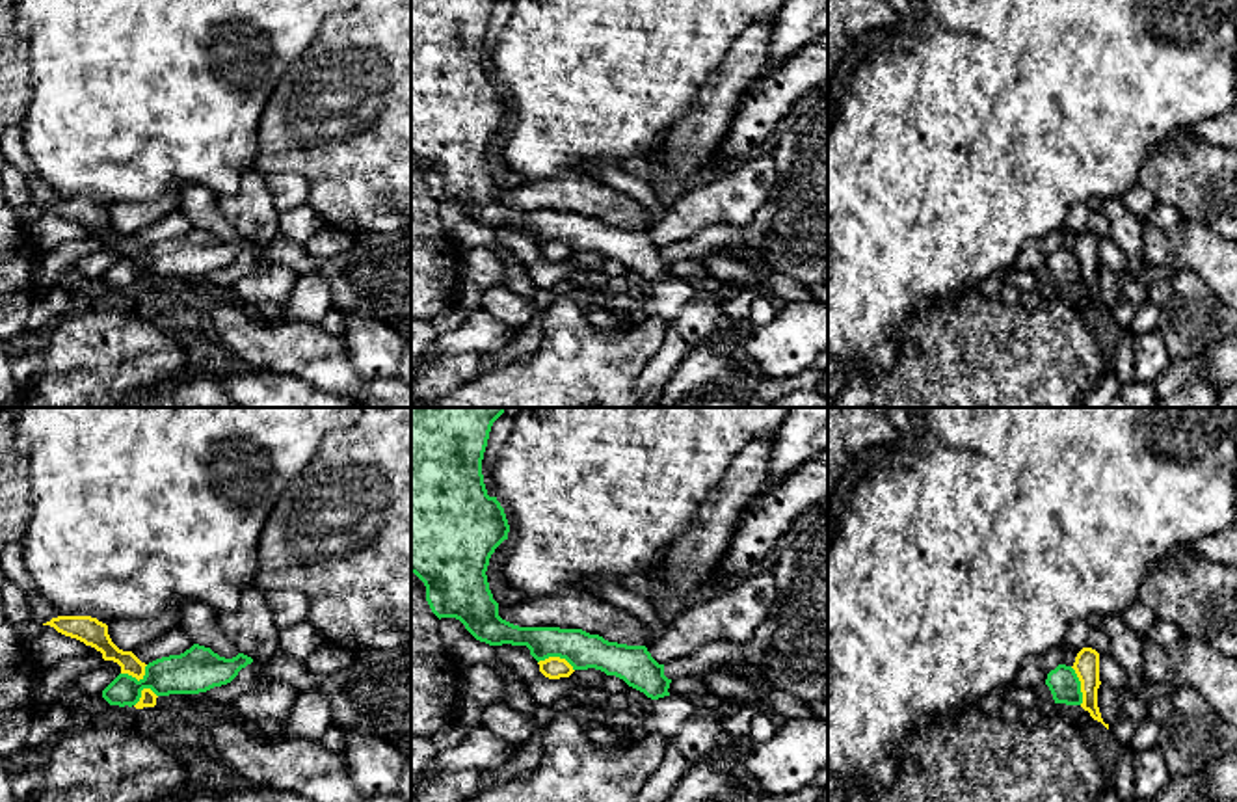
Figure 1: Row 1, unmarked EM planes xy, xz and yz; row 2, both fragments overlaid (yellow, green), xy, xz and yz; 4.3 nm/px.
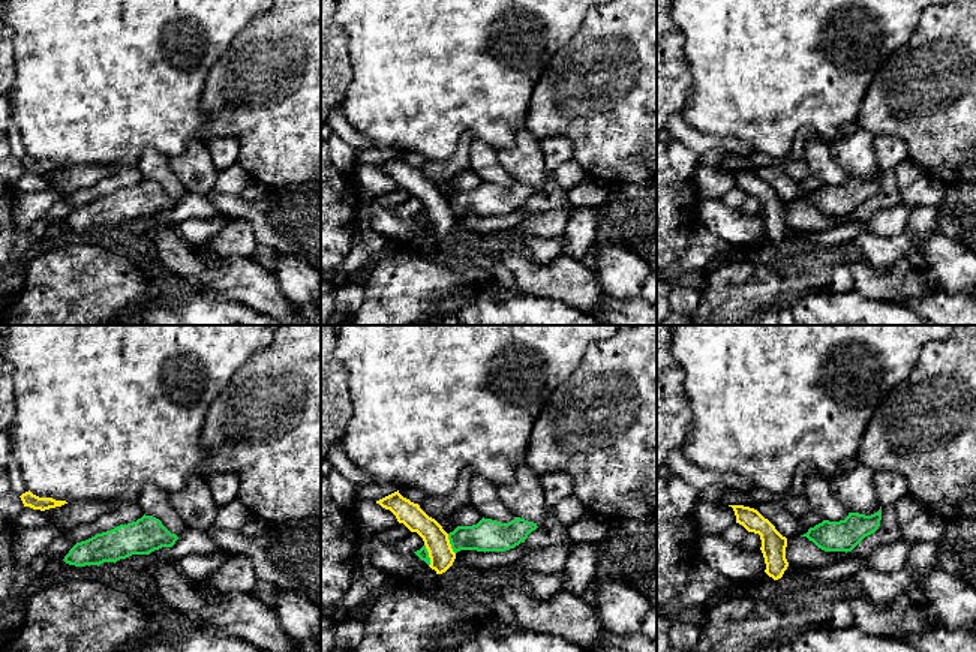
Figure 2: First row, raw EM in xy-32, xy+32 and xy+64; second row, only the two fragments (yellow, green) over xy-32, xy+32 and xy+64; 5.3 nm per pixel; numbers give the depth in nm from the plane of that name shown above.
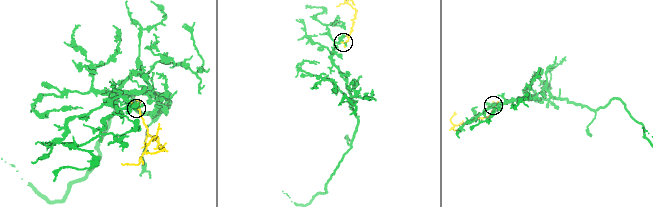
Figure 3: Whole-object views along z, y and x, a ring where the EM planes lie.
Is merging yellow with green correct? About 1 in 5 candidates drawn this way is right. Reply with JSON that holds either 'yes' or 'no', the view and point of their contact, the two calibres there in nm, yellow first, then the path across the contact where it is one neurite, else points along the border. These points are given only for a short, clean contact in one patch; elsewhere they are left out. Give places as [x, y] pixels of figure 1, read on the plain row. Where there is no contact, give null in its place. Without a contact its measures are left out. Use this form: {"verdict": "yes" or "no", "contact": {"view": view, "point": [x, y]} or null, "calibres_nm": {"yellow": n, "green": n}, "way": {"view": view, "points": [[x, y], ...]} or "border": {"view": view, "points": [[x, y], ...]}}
{"verdict": "no", "contact": {"view": "xz", "point": [557, 240]}, "calibres_nm": {"yellow": 90, "green": 160}, "border": {"view": "xz", "points": [[538, 244], [562, 240], [573, 253]]}}

